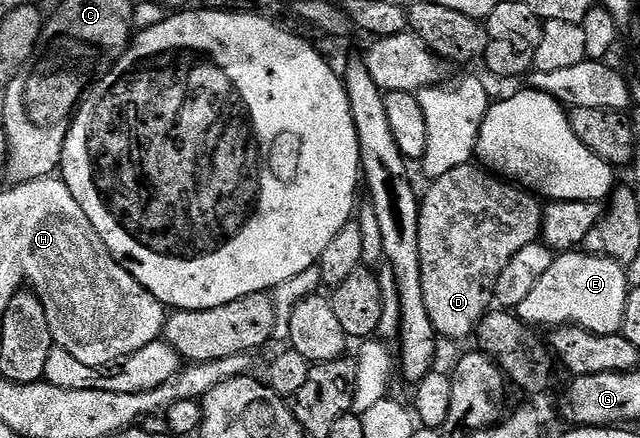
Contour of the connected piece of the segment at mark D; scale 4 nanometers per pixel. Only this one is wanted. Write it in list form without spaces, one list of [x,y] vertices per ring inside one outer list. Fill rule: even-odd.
[[[473,164],[457,167],[457,169],[451,170],[447,174],[443,174],[441,178],[432,181],[428,187],[430,188],[426,194],[422,195],[419,205],[419,237],[421,238],[423,289],[425,290],[425,304],[429,306],[429,322],[433,322],[435,331],[440,337],[448,336],[451,340],[463,340],[466,336],[471,338],[474,337],[475,330],[482,322],[483,317],[492,311],[493,305],[496,303],[495,291],[497,290],[498,279],[504,276],[510,260],[525,246],[529,246],[530,243],[540,239],[543,231],[544,205],[530,191],[510,184],[508,181],[487,172],[486,169]]]

